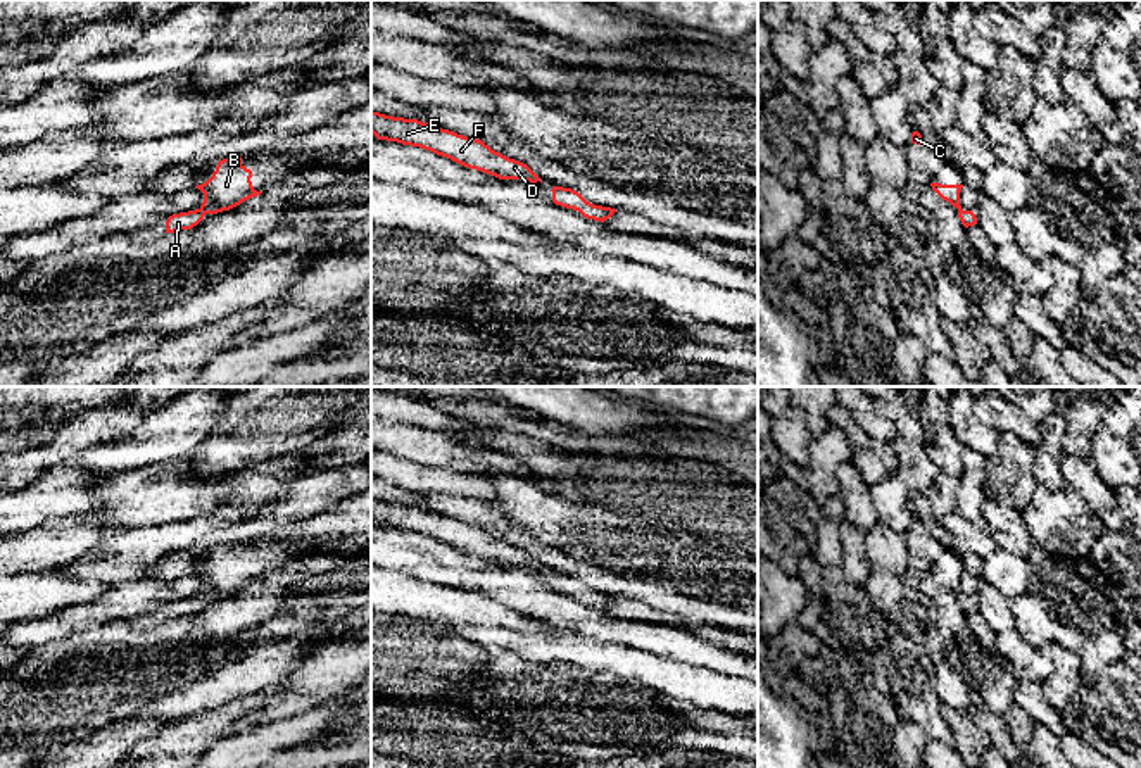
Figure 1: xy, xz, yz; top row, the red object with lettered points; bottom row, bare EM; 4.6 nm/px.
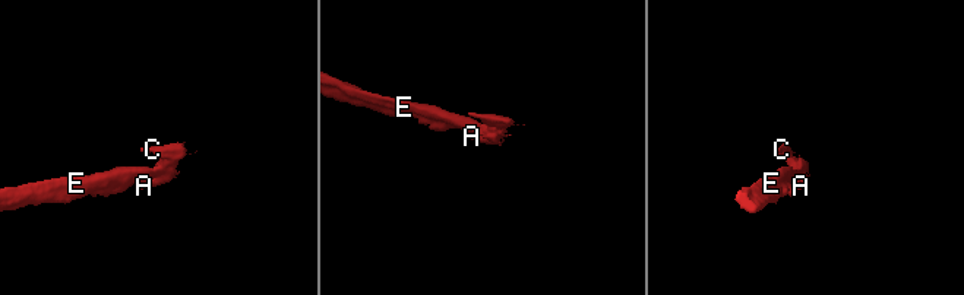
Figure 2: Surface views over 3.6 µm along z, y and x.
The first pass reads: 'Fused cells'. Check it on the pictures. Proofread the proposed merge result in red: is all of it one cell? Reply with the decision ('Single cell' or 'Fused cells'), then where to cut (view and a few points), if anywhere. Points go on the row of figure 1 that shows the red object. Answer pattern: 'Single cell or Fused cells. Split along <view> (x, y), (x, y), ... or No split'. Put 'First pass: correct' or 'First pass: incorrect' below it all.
Single cell. No split
First pass: incorrect

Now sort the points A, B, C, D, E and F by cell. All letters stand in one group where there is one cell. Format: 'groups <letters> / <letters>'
groups A B C D E F

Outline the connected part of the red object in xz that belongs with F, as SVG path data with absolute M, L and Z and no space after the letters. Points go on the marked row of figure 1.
M371 110L371 133L378 140L419 147L499 179L540 181L526 164L492 150L482 140L468 138L418 119L394 117Z

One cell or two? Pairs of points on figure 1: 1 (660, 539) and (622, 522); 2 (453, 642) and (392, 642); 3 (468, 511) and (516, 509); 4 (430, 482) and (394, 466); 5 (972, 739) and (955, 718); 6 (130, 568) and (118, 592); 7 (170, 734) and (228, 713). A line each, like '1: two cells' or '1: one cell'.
1: one cell
2: one cell
3: two cells
4: one cell
5: one cell
6: two cells
7: one cell

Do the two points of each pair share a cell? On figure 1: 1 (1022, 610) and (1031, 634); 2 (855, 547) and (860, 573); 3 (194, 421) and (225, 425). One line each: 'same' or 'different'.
1: same
2: same
3: different

